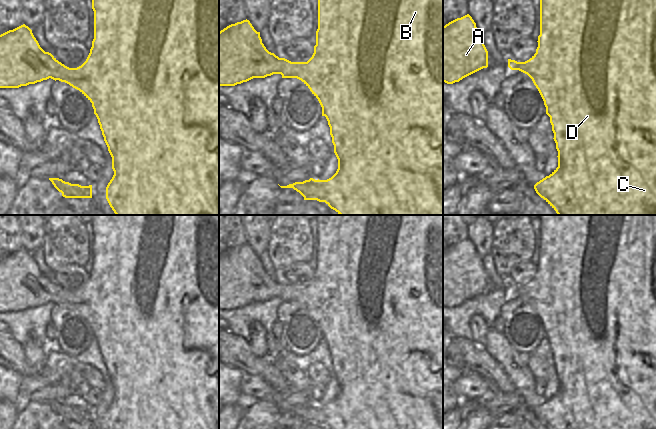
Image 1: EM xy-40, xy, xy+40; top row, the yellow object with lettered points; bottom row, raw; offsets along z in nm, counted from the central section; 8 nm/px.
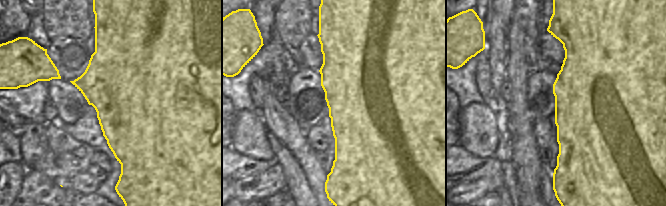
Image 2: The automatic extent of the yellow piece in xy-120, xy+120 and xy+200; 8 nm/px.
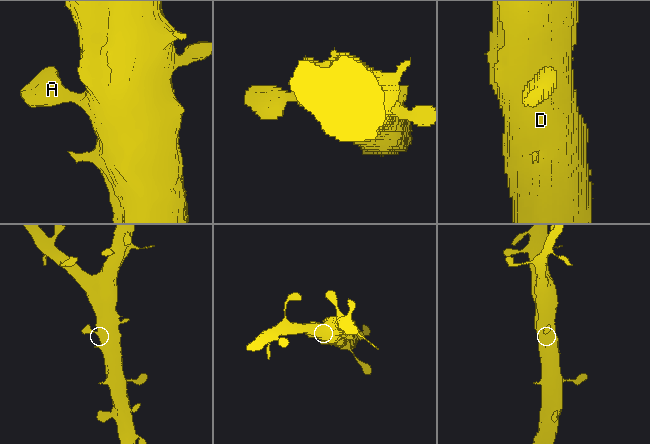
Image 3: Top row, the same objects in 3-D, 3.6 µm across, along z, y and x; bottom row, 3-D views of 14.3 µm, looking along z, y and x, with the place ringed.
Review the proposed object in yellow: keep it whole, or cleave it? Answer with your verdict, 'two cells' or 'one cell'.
one cell

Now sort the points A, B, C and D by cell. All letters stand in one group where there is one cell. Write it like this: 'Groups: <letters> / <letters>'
Groups: A B C D

